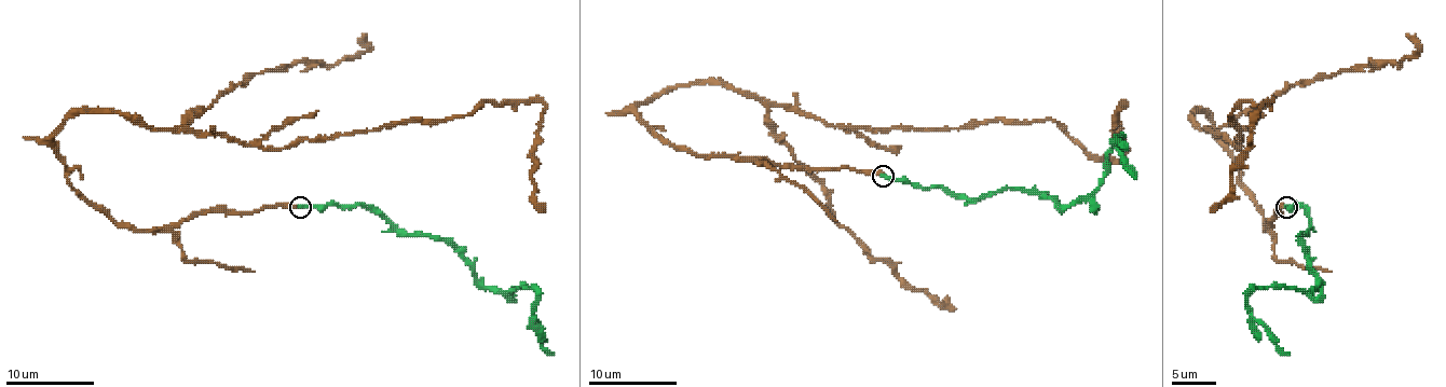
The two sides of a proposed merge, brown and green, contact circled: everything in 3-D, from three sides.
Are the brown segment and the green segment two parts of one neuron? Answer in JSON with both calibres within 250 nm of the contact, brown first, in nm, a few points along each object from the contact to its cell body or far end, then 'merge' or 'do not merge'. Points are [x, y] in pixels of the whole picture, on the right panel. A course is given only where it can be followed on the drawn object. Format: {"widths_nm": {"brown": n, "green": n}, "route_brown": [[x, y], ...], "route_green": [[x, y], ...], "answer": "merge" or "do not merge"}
{"widths_nm": {"brown": 320, "green": 320}, "route_brown": [[1285, 207], [1267, 230], [1208, 118], [1192, 115], [1239, 148], [1230, 115], [1243, 101], [1269, 101], [1210, 211]], "route_green": [[1287, 207], [1298, 205], [1309, 216], [1298, 236], [1315, 287], [1256, 287], [1247, 295], [1252, 315], [1290, 355]], "answer": "merge"}

